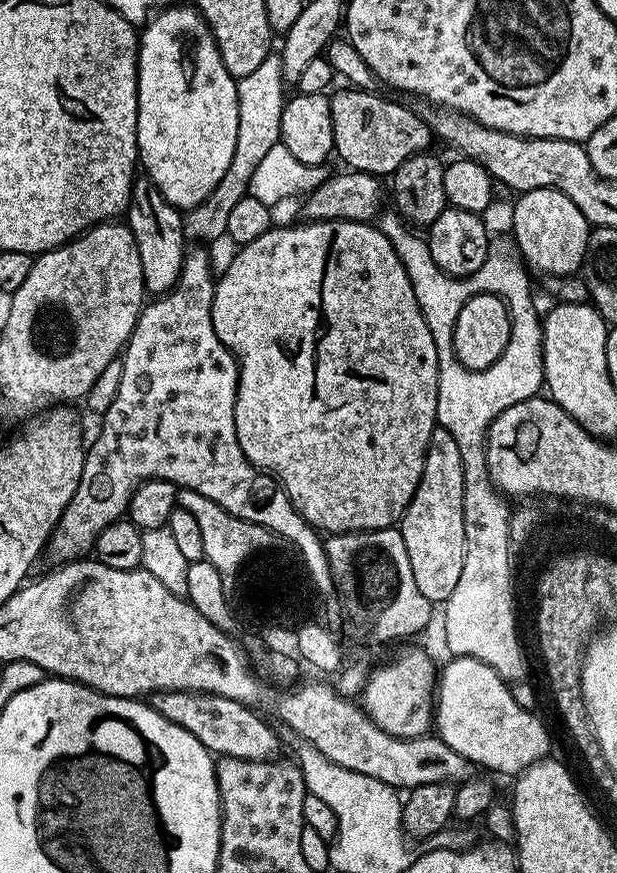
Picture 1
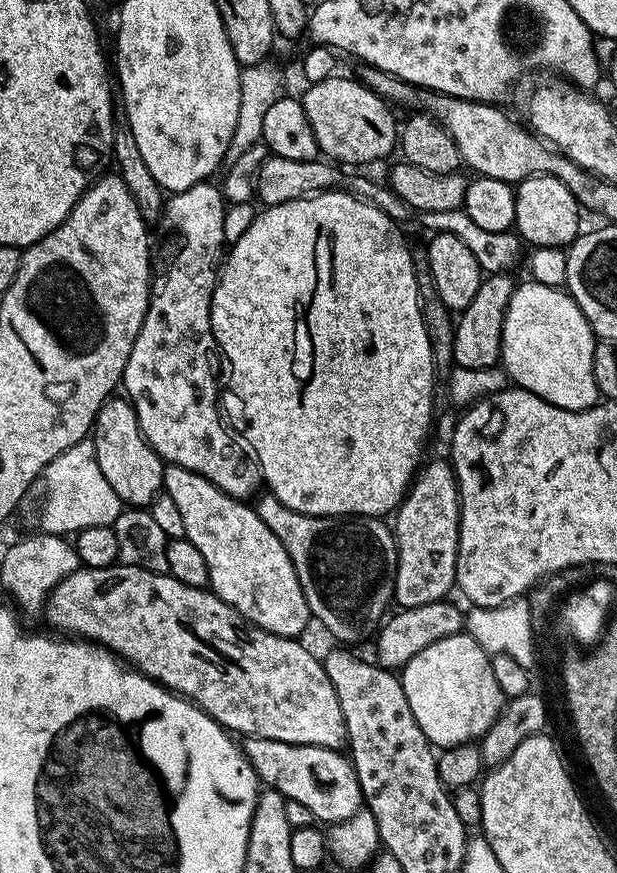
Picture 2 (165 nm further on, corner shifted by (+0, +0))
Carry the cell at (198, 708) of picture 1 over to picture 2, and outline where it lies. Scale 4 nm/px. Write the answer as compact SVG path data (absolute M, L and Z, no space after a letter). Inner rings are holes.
M257 736L247 737L242 747L261 785L271 791L281 792L287 801L302 802L302 806L310 809L313 821L331 826L361 811L364 792L360 788L351 759L343 751L309 744L278 742Z

